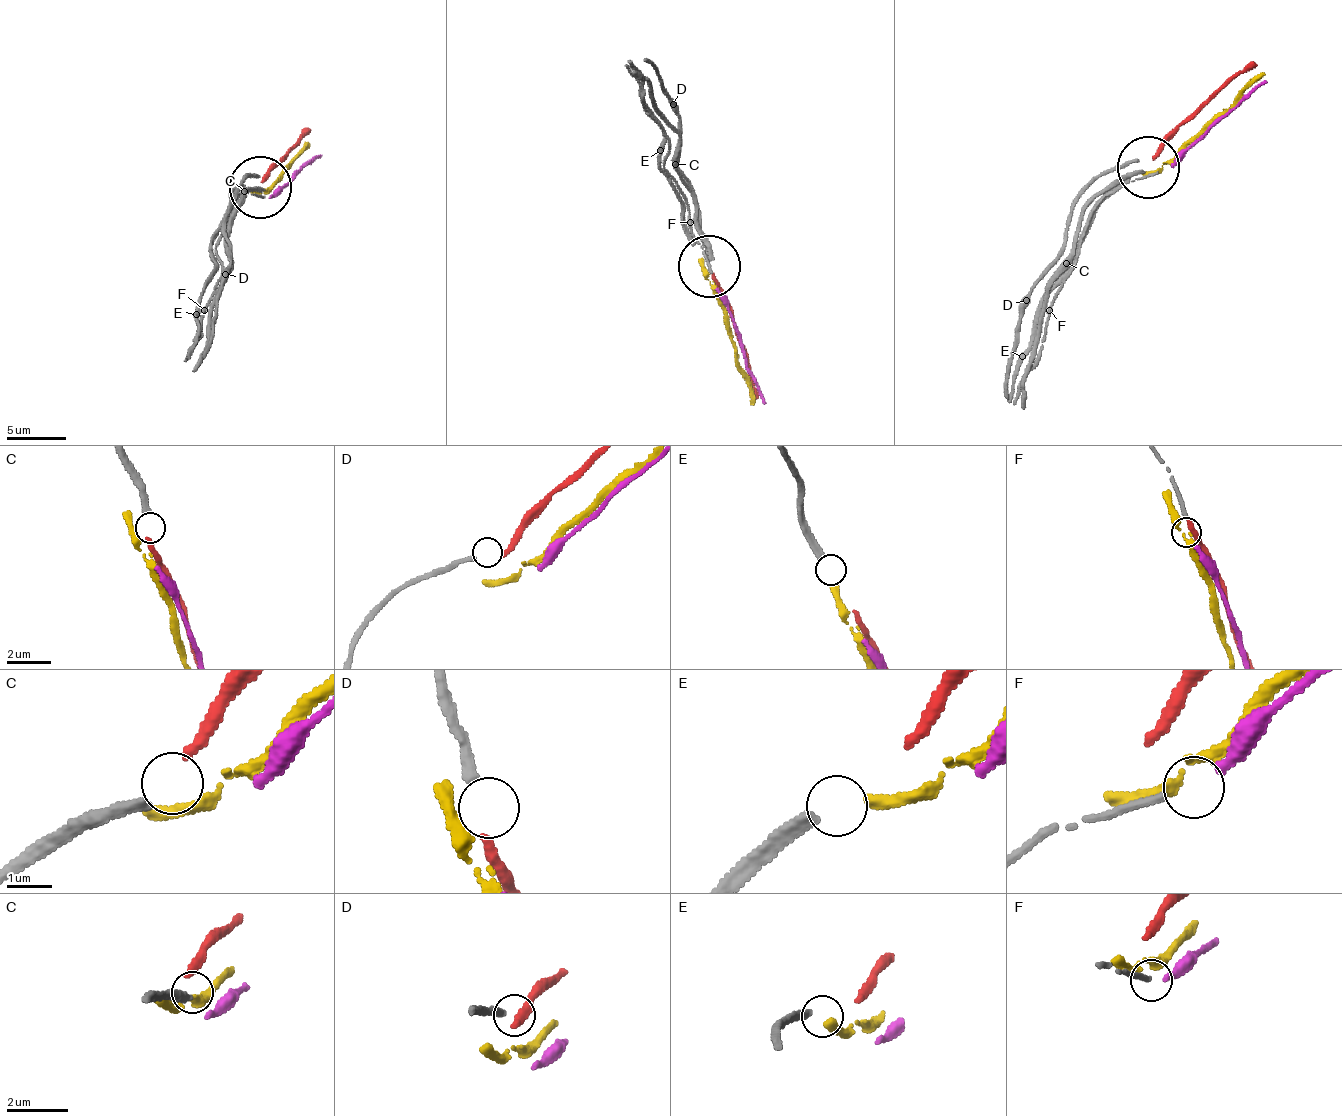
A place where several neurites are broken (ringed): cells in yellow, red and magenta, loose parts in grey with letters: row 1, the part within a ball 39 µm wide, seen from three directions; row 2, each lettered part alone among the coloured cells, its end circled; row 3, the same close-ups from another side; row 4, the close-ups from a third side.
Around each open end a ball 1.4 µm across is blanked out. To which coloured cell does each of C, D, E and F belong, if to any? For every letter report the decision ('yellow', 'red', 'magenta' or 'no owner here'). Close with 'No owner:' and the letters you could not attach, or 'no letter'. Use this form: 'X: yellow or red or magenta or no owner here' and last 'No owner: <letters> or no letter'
C: no owner here
D: red
E: yellow
F: magenta
No owner: C

